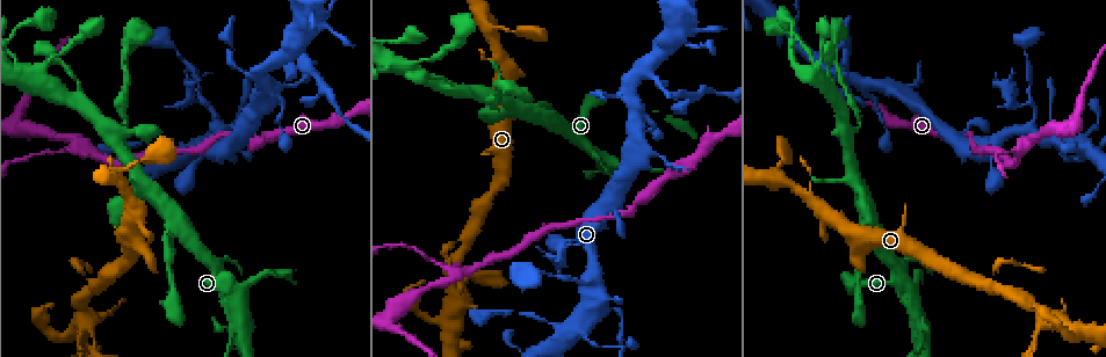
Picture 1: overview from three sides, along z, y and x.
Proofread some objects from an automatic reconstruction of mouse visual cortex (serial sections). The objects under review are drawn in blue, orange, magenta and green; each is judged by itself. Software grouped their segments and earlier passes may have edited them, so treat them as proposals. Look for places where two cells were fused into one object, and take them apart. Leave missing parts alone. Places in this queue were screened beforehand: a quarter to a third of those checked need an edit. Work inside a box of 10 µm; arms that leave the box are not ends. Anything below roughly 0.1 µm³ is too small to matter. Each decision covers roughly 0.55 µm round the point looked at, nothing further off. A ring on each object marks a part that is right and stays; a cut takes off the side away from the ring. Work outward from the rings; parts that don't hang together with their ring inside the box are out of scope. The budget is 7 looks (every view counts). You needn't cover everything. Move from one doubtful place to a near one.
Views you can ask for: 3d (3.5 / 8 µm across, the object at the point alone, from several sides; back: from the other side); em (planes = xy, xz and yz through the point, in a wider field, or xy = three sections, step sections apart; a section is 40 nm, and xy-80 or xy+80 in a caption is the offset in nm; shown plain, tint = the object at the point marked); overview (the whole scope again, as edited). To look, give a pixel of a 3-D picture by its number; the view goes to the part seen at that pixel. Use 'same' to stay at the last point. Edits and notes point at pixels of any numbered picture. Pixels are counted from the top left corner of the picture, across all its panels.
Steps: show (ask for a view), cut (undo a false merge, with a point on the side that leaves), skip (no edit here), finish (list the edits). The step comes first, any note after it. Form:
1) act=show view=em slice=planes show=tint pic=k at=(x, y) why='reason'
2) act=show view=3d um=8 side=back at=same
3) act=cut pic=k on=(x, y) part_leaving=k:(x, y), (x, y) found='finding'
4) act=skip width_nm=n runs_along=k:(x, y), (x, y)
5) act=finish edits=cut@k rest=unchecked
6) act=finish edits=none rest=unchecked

act=show view=3d um=3.5 pic=1 at=(570, 278) why='a narrow waist'

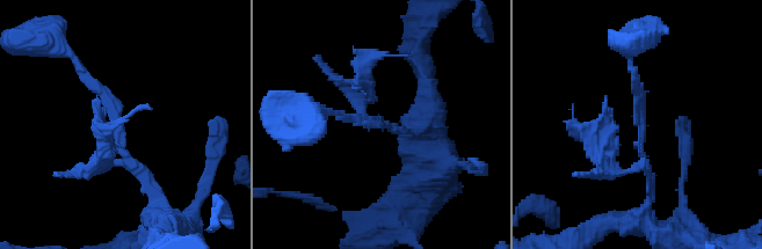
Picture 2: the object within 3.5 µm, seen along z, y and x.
act=show view=em slice=planes show=tint pic=2 at=(385, 124)

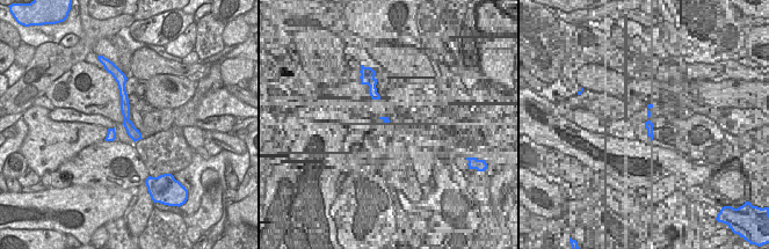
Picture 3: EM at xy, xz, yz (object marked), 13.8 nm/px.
act=skip runs_along=2:(157, 210), (85, 78) found='one cell here'

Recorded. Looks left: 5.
act=show view=3d um=3.5 pic=1 at=(454, 272) why='a fork'

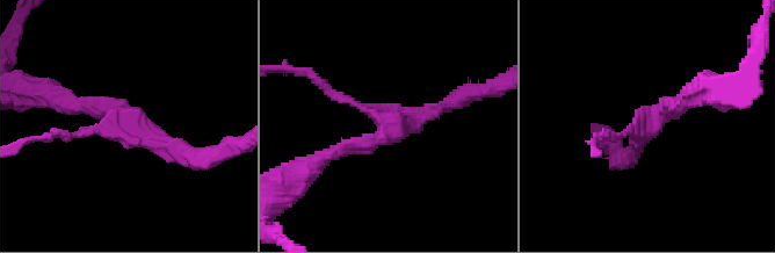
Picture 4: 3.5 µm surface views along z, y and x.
act=show view=em slice=xy step=2 show=plain pic=4 at=(389, 123) arms=3 arm_widths_nm=100,200,200

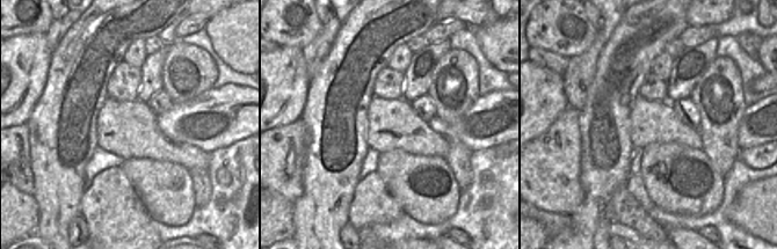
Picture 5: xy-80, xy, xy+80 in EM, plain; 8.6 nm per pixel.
act=show view=em slice=xy step=2 show=tint at=same why='with the object marked'

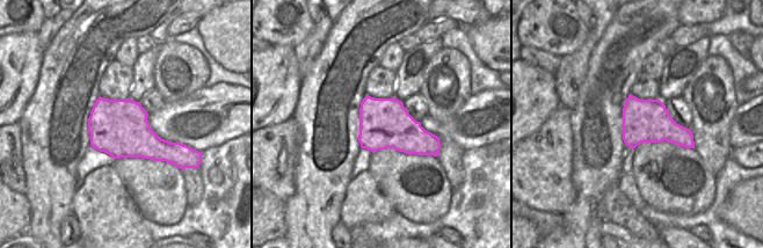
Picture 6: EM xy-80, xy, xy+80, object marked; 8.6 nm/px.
act=skip runs_along=4:(193, 158), (135, 118), (64, 100) found='all the same cell'

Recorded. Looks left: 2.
act=finish edits=none rest=unchecked

